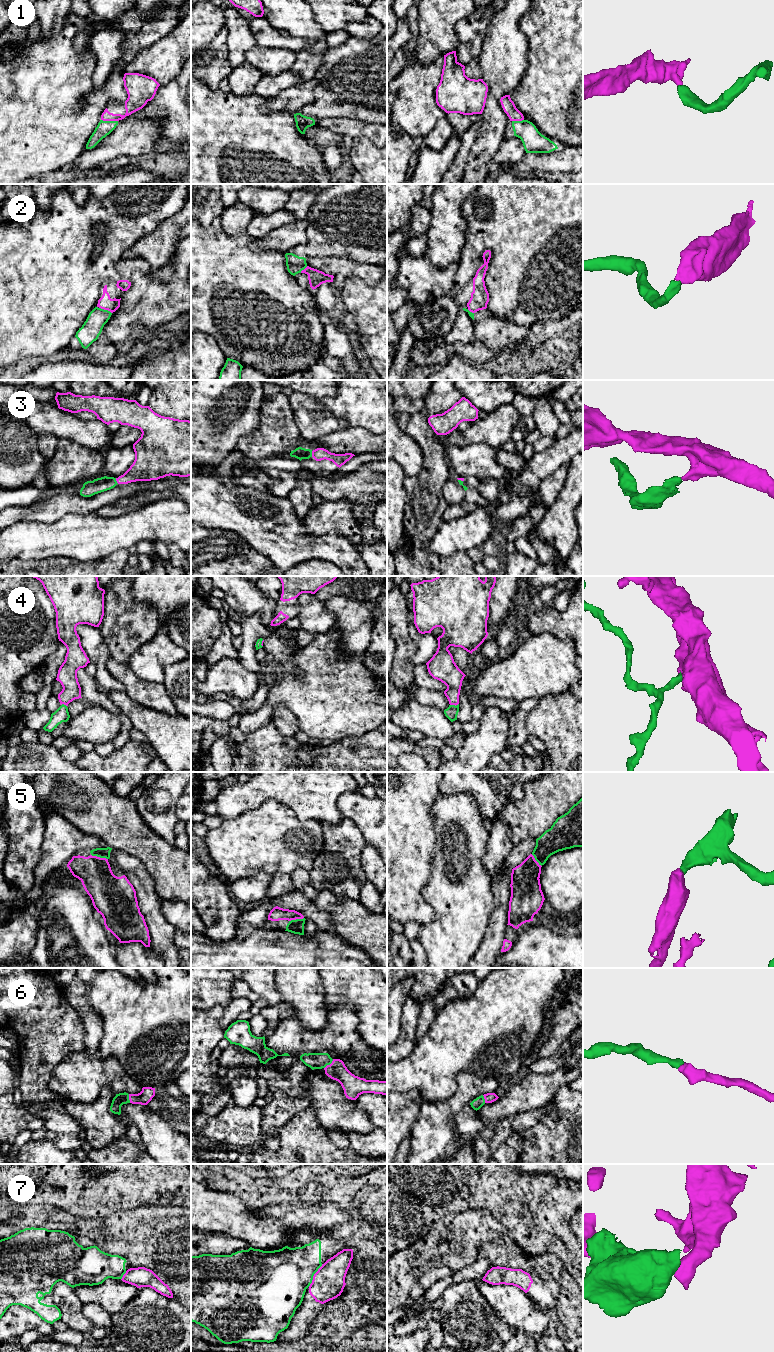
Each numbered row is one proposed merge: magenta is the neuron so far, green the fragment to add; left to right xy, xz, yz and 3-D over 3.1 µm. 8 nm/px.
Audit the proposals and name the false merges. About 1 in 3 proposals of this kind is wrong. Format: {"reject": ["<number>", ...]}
{"reject": ["1", "2", "7"]}

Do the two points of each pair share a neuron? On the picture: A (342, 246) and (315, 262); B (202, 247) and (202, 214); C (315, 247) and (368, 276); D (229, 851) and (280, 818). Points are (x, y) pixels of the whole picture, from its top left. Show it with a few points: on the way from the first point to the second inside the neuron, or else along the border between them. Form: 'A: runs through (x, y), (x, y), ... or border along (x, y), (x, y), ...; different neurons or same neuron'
A: border along (306, 257), (345, 257), (348, 259); different neurons
B: border along (201, 225), (210, 227); different neurons
C: border along (309, 257), (345, 257), (356, 262); different neurons
D: runs through (242, 846), (256, 842), (267, 831); same neuron

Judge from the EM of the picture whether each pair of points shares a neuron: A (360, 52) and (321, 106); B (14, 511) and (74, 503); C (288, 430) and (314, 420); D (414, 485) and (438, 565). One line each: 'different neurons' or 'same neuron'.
A: same neuron
B: same neuron
C: different neurons
D: same neuron

